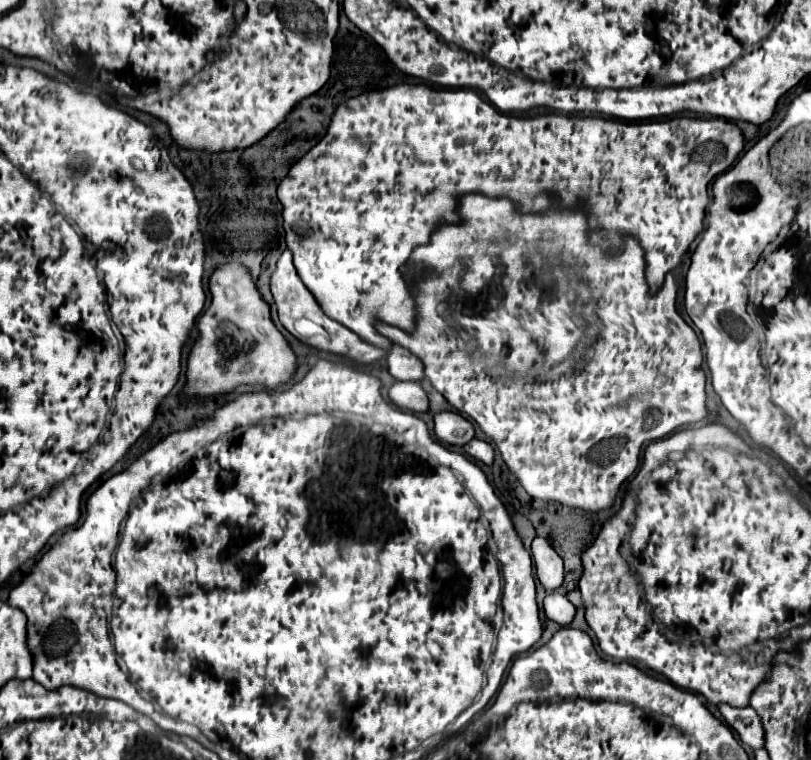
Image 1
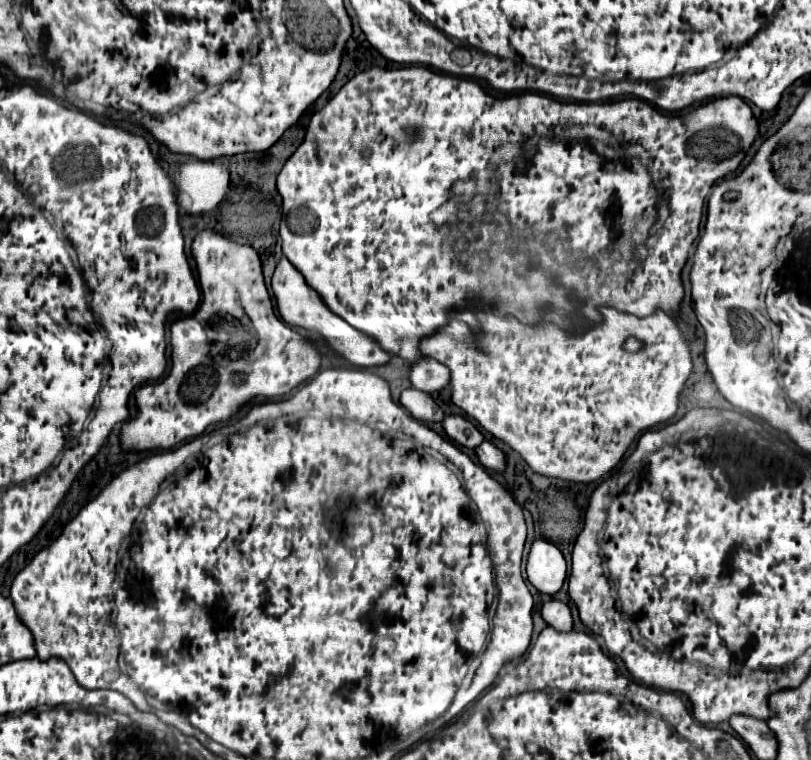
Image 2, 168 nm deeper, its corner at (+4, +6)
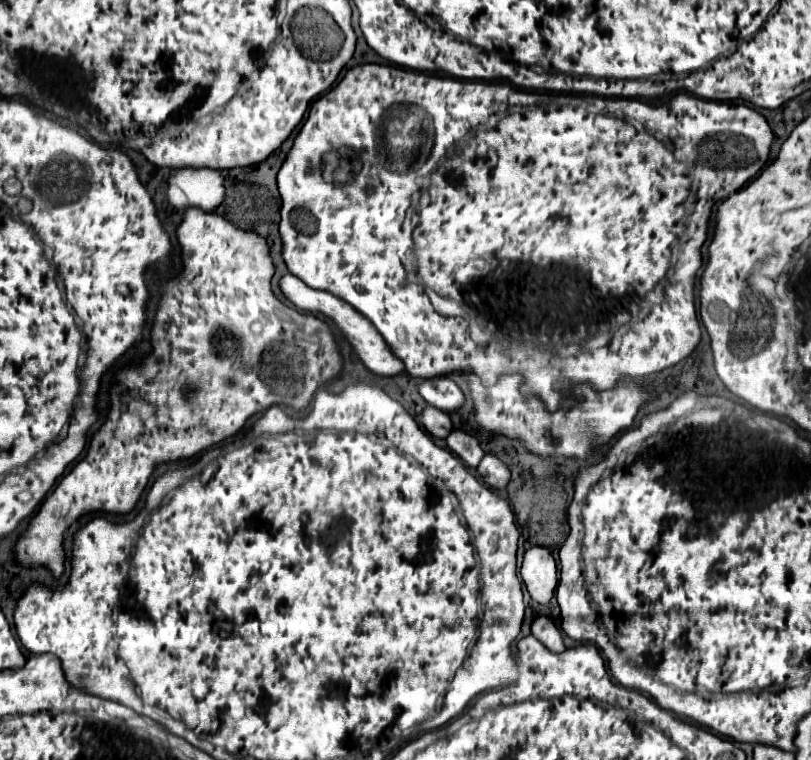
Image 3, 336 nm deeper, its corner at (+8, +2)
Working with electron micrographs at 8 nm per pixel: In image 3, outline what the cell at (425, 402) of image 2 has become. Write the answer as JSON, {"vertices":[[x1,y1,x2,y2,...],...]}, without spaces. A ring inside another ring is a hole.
{"vertices":[[426,406,422,410,422,416,420,416,424,428,436,436,436,438,446,438,450,432,452,432,452,420,446,412,438,410,438,408,432,408,432,406]]}

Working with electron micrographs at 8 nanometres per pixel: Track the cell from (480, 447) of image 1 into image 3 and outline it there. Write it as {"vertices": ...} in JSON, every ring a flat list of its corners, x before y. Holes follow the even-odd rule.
{"vertices":[[486,454,480,464,478,464,478,472,484,478,484,482,492,488,504,488,510,480,510,472,508,468,502,464,502,460,498,460,496,456]]}

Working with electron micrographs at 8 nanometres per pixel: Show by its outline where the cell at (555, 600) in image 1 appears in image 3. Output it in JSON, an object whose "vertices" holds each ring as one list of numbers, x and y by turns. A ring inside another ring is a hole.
{"vertices":[[542,616,542,618,534,620,534,624,532,624,532,636,536,636,544,646,548,646,554,652,564,652,566,650,564,638,560,634,560,628,548,616]]}

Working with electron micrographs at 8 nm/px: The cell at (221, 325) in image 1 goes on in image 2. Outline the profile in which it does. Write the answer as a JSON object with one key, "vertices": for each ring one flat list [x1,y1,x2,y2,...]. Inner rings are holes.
{"vertices":[[202,230,194,236,192,256,198,268,202,302,192,316,182,316,180,322,174,322,170,328,172,368,168,376,162,382,146,384,136,390,136,418,124,422,120,430,120,446,124,452,170,450,176,444,198,438,212,424,228,422,257,396,272,399,288,394,320,368,322,356,316,342,308,336,298,336,298,332,284,324,274,312,264,284,262,262,252,246,232,242,214,230]]}

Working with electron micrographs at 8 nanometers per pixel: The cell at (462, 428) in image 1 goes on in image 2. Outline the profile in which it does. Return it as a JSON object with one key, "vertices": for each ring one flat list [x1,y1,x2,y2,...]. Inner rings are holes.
{"vertices":[[446,416,442,426,444,426,448,438,454,440,458,446,474,450,484,442,482,432,470,420,466,420,462,416]]}

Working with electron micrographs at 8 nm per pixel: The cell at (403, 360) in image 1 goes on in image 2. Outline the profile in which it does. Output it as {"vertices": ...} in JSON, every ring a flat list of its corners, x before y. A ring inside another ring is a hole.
{"vertices":[[424,358,422,362,412,364,410,382,418,390,434,394,450,386,450,370,432,358]]}

